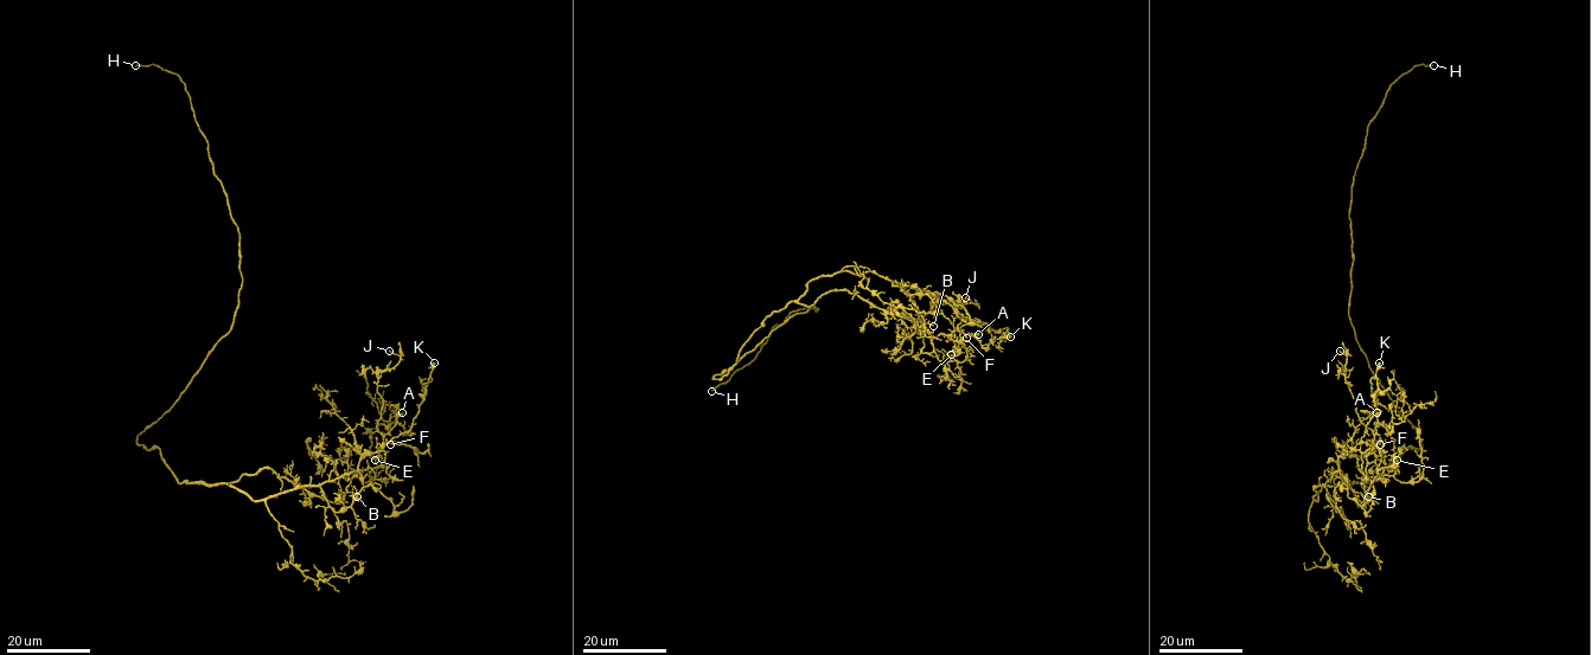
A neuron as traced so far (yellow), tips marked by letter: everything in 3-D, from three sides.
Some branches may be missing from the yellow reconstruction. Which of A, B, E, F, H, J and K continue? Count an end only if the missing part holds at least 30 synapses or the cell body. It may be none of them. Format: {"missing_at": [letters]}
{"missing_at": ["B", "F", "H", "K"]}

